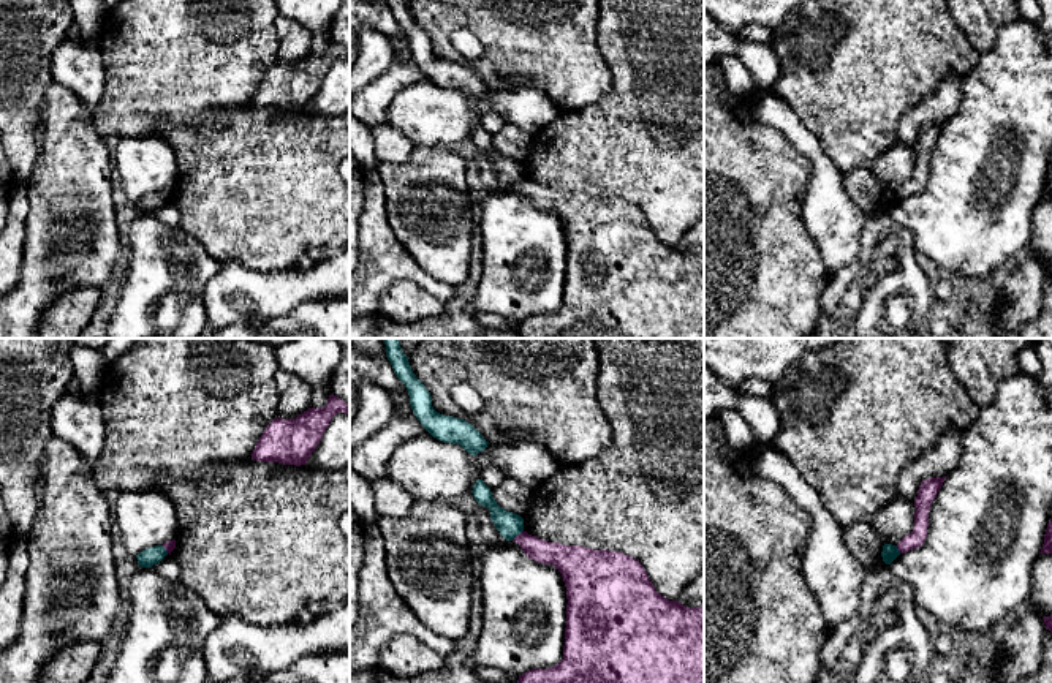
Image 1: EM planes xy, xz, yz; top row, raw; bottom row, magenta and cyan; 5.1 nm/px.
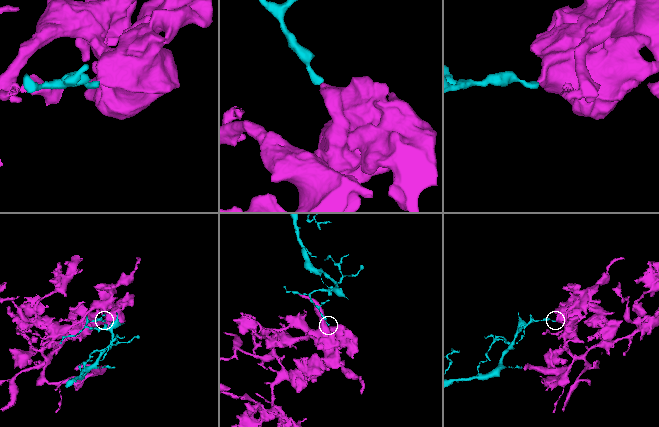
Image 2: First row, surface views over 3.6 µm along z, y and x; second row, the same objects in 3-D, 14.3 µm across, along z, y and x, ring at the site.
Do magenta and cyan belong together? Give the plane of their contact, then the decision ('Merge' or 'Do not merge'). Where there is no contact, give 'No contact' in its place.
Touches magenta in xz. Do not merge

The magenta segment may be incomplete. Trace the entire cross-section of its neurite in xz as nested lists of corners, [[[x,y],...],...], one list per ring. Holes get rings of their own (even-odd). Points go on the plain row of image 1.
[[[522,177],[513,185],[519,190],[524,199],[538,209],[552,210],[558,215],[566,232],[566,274],[563,305],[549,315],[532,315],[522,319],[517,326],[520,338],[704,338],[704,251],[685,253],[677,247],[669,247],[661,242],[650,228],[644,212],[630,201],[611,196],[593,196],[582,191],[563,191],[547,188],[536,182]]]

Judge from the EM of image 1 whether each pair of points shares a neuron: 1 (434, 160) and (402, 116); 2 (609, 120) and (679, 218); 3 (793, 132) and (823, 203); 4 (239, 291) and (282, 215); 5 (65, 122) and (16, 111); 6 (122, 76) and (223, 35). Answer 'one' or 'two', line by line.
1: two
2: one
3: one
4: two
5: two
6: one

